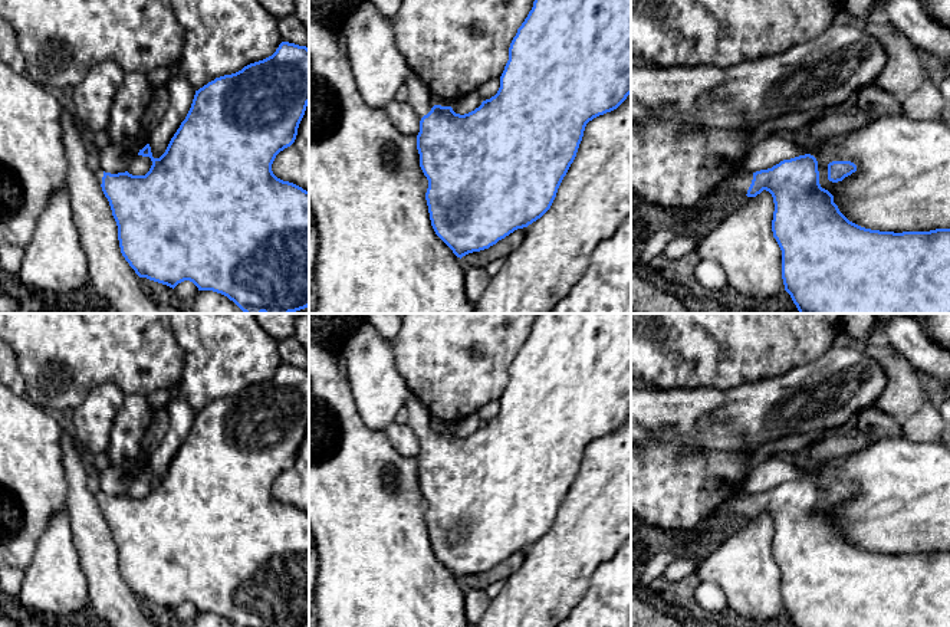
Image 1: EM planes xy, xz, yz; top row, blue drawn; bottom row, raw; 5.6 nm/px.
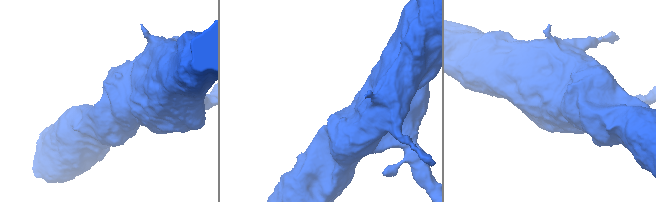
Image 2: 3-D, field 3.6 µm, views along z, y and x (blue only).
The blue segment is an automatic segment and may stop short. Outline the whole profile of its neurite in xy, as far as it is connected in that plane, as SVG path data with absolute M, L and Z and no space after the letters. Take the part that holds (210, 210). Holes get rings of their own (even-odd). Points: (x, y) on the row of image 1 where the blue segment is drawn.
M282 42L272 56L250 63L236 73L216 78L195 91L191 108L165 152L160 158L154 158L149 144L139 150L138 155L149 157L152 161L145 175L132 175L128 171L111 174L102 168L95 173L118 226L121 253L139 278L147 278L172 289L178 283L190 280L198 290L213 290L227 296L244 314L290 314L309 306L309 191L277 178L272 171L276 155L295 142L308 104L309 49Z

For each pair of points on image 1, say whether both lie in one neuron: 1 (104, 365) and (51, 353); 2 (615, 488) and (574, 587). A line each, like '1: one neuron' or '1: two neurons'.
1: one neuron
2: one neuron

